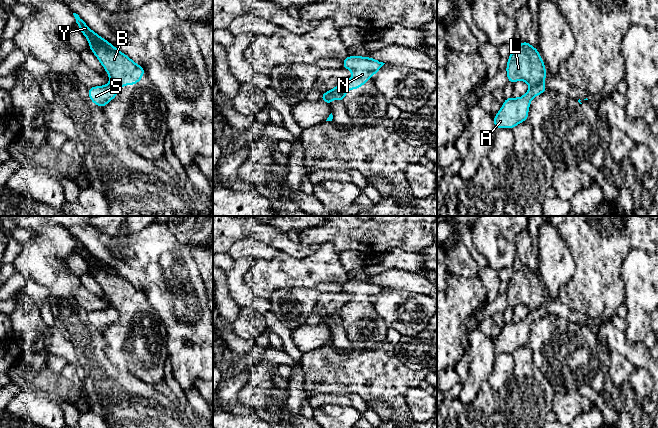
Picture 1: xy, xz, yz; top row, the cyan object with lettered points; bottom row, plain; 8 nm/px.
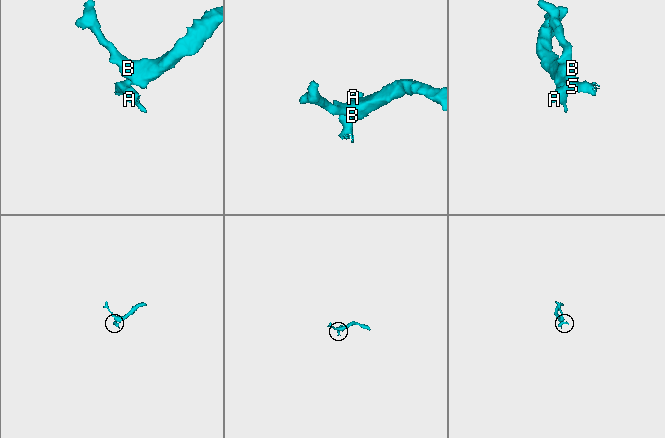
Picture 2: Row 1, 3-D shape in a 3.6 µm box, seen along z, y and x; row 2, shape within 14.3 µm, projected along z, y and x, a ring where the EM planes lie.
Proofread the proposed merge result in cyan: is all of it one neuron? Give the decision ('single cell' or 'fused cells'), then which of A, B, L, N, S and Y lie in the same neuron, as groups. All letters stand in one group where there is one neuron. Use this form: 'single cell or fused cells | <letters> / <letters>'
fused cells | A S / B L N Y

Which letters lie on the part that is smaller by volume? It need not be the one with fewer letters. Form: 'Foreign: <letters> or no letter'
Foreign: A, S

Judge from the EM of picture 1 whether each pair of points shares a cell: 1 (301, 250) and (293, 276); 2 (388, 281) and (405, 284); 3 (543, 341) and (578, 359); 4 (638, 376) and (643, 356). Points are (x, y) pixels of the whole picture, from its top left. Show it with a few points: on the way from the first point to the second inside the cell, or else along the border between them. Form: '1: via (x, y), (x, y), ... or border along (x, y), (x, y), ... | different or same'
1: border along (321, 247), (305, 256), (291, 256), (280, 251) | different
2: via (392, 281), (401, 281) | same
3: via (552, 343), (569, 359) | same
4: border along (637, 366), (643, 366), (647, 370) | different

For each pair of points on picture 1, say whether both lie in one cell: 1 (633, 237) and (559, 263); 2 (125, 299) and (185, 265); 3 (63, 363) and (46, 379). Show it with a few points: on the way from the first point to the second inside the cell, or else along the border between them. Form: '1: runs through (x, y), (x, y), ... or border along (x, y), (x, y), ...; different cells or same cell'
1: border along (561, 237), (575, 264), (575, 272), (569, 281); different cells
2: border along (121, 276), (139, 288), (154, 309); different cells
3: border along (47, 368), (61, 374); different cells

